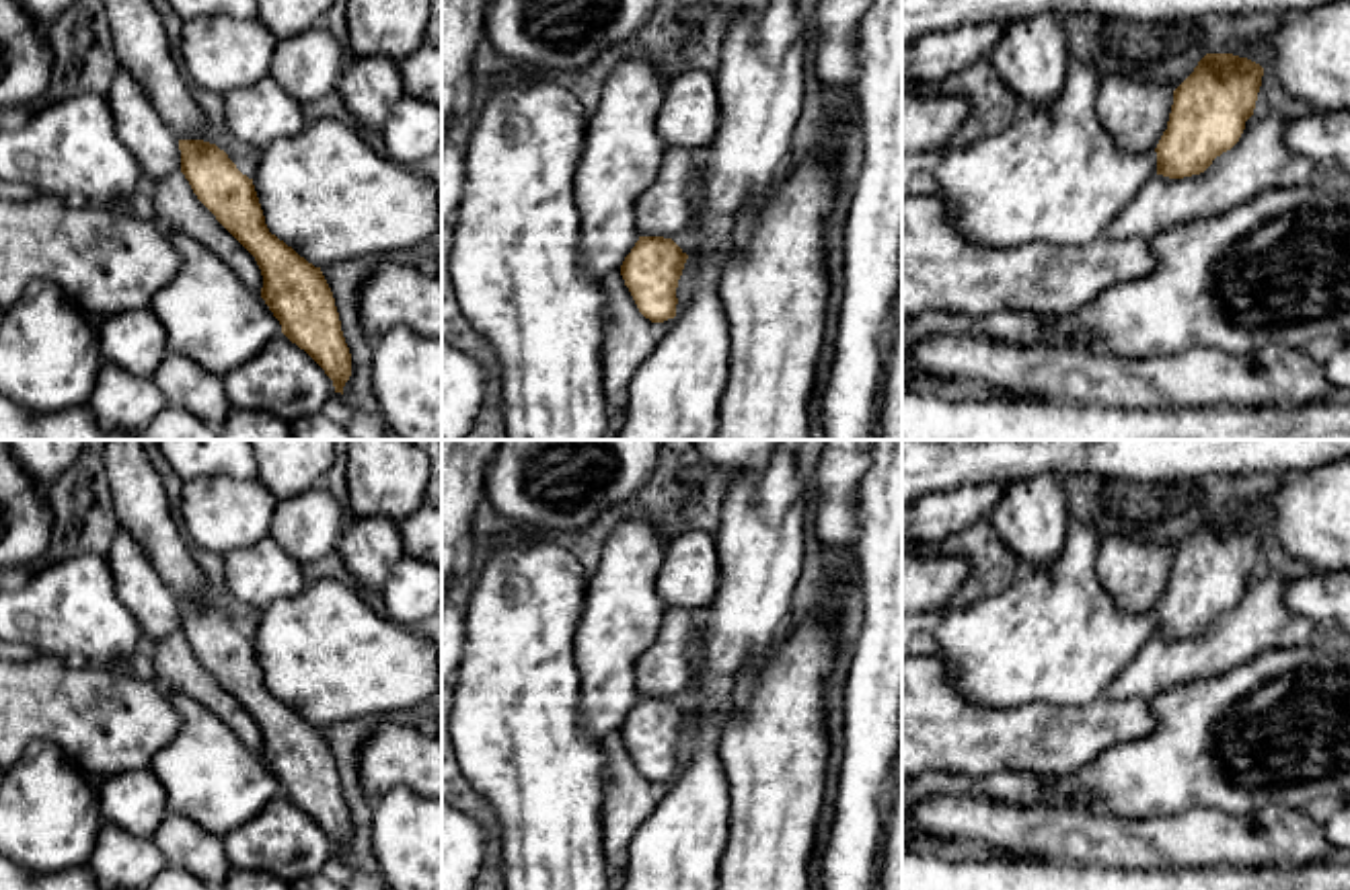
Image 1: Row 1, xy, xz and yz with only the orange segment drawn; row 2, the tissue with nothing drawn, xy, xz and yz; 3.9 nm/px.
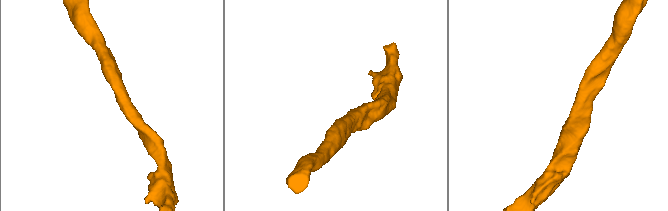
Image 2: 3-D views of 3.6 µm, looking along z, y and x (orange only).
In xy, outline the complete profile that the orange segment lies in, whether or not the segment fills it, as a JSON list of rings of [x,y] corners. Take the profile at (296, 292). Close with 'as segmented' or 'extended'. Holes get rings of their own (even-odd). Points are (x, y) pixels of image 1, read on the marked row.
[[[101,0],[101,8],[121,70],[144,86],[156,113],[177,134],[181,173],[193,193],[255,257],[263,275],[261,298],[279,321],[282,333],[304,349],[333,380],[335,393],[343,395],[351,376],[351,354],[321,267],[269,232],[253,179],[214,144],[154,4]]]; extended

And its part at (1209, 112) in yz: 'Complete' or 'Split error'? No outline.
Split error

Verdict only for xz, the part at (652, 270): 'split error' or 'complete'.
split error

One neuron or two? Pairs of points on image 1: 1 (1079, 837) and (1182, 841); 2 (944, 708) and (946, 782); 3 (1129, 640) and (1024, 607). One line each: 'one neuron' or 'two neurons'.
1: one neuron
2: two neurons
3: one neuron

